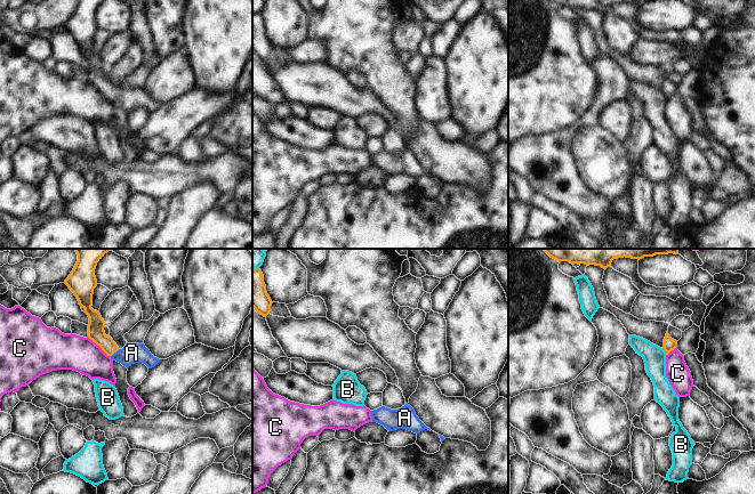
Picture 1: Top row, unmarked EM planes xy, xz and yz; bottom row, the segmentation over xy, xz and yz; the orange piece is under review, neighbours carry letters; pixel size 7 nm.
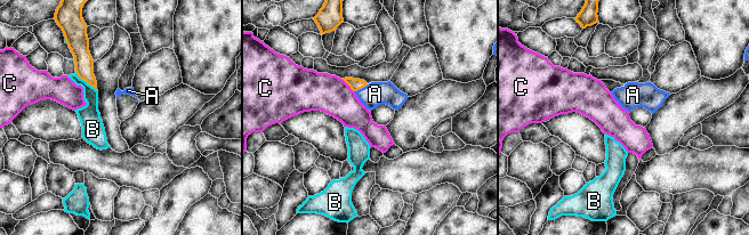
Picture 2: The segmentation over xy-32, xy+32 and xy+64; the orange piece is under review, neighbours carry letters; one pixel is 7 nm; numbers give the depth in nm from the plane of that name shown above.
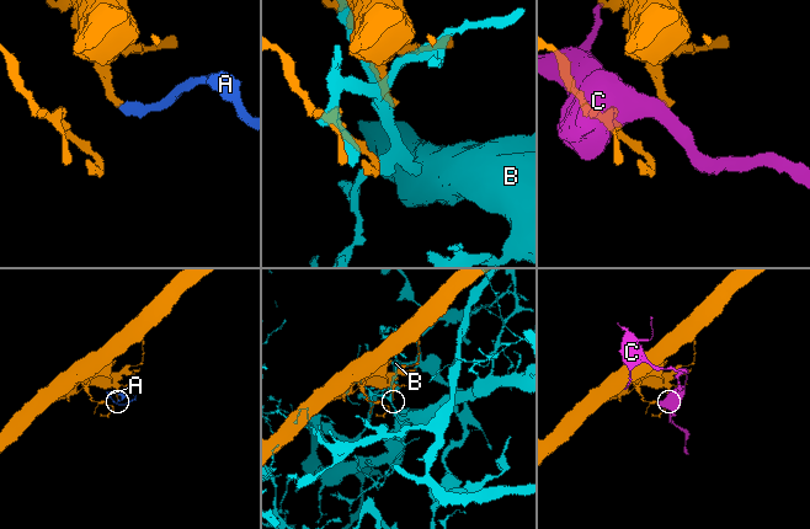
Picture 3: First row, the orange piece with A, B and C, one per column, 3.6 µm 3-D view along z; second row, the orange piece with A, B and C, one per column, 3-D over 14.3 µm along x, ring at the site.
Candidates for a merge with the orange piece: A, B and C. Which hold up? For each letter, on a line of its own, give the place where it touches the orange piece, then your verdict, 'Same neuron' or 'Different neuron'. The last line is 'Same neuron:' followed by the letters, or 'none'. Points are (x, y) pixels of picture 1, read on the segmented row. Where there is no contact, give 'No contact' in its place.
A: Touches orange at xy (114, 351). Same neuron
B: Touches orange at yz (665, 350). Different neuron
C: Touches orange at xy (98, 345). Different neuron
Same neuron: A

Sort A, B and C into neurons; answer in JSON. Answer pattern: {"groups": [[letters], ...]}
{"groups": [["A"], ["B"], ["C"]]}

